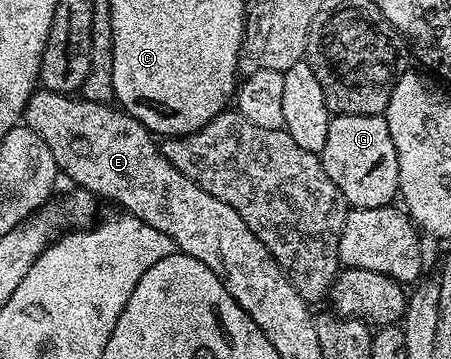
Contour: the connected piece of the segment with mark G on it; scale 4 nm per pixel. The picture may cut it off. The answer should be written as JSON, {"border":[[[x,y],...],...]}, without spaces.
{"border":[[[335,115],[329,125],[329,137],[325,137],[321,158],[325,173],[329,173],[329,181],[337,185],[348,208],[377,209],[396,202],[399,195],[397,149],[393,145],[393,137],[389,137],[389,125],[383,115]]]}

